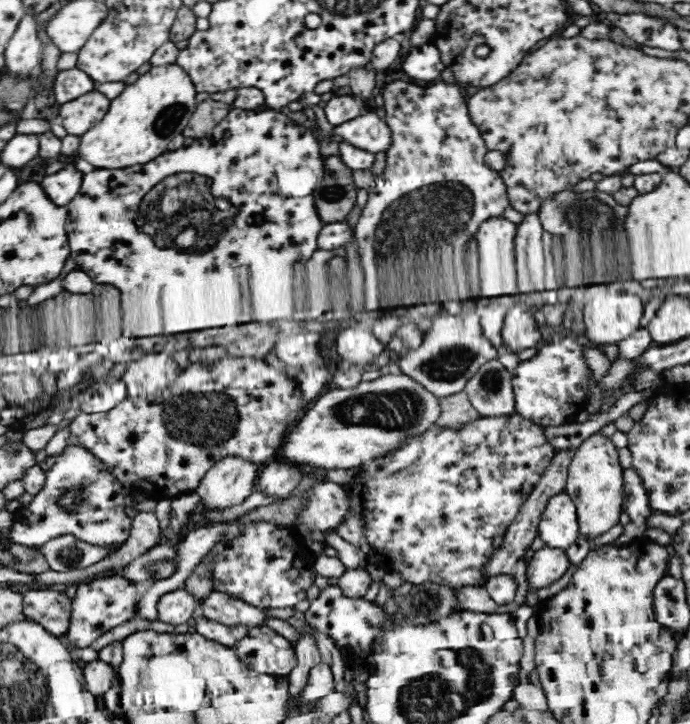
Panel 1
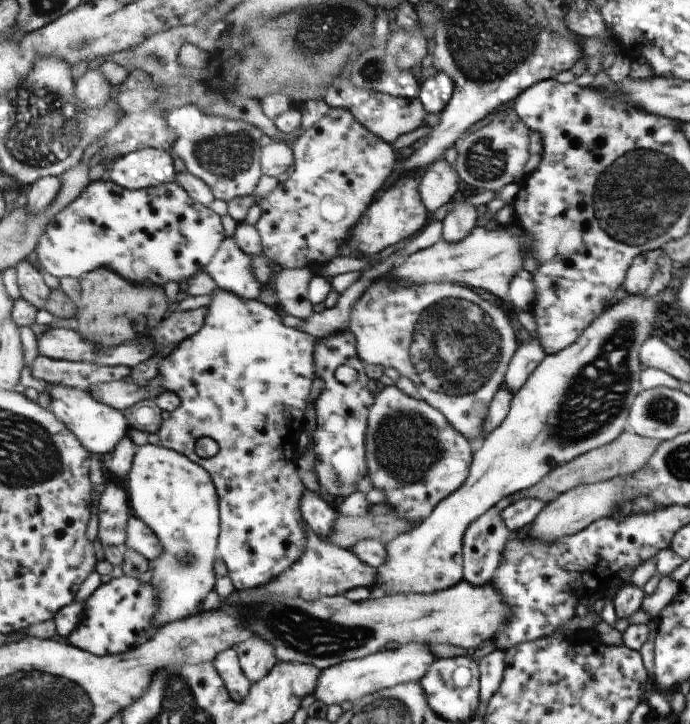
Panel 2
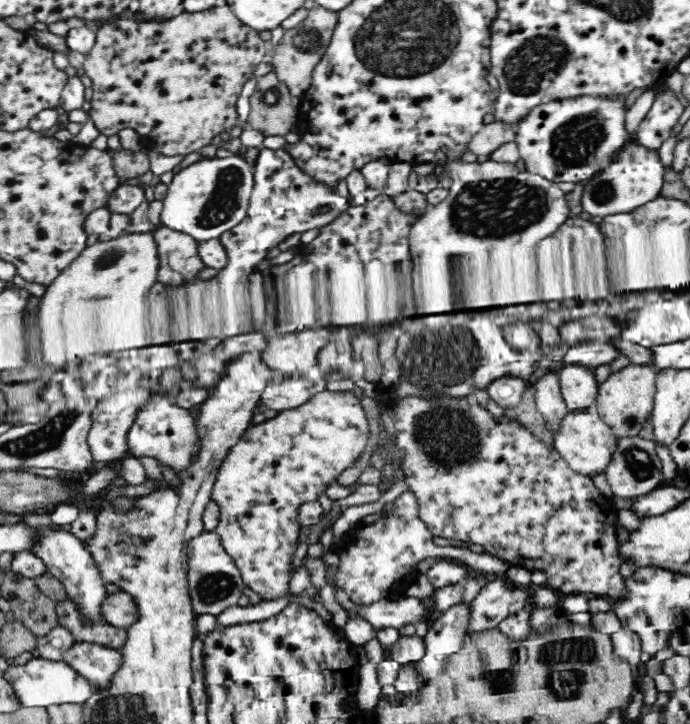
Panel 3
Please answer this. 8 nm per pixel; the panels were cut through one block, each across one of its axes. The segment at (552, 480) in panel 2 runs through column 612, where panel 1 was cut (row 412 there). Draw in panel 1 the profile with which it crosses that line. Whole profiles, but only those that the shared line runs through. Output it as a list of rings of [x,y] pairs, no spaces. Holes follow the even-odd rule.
[[[465,390],[458,392],[458,394],[440,398],[440,407],[442,407],[442,414],[436,420],[436,425],[444,429],[458,430],[470,421],[481,417],[472,406],[468,393]]]

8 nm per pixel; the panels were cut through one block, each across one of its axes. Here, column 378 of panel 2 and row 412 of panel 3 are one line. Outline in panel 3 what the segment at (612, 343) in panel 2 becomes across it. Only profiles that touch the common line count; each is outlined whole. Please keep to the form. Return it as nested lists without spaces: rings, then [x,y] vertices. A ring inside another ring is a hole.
[[[575,411],[568,412],[564,420],[560,420],[560,432],[553,434],[554,448],[562,455],[562,458],[570,465],[570,468],[593,479],[598,474],[605,474],[606,468],[614,458],[614,452],[618,450],[618,437],[612,429],[601,419],[598,412]]]

